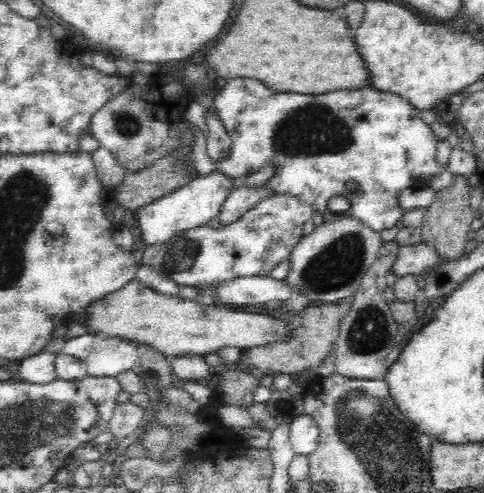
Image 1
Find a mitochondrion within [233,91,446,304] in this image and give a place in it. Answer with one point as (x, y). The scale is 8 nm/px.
(316, 128)

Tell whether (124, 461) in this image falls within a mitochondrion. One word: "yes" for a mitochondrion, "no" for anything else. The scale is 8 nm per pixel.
no

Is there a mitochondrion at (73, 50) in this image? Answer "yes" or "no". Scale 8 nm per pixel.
no

